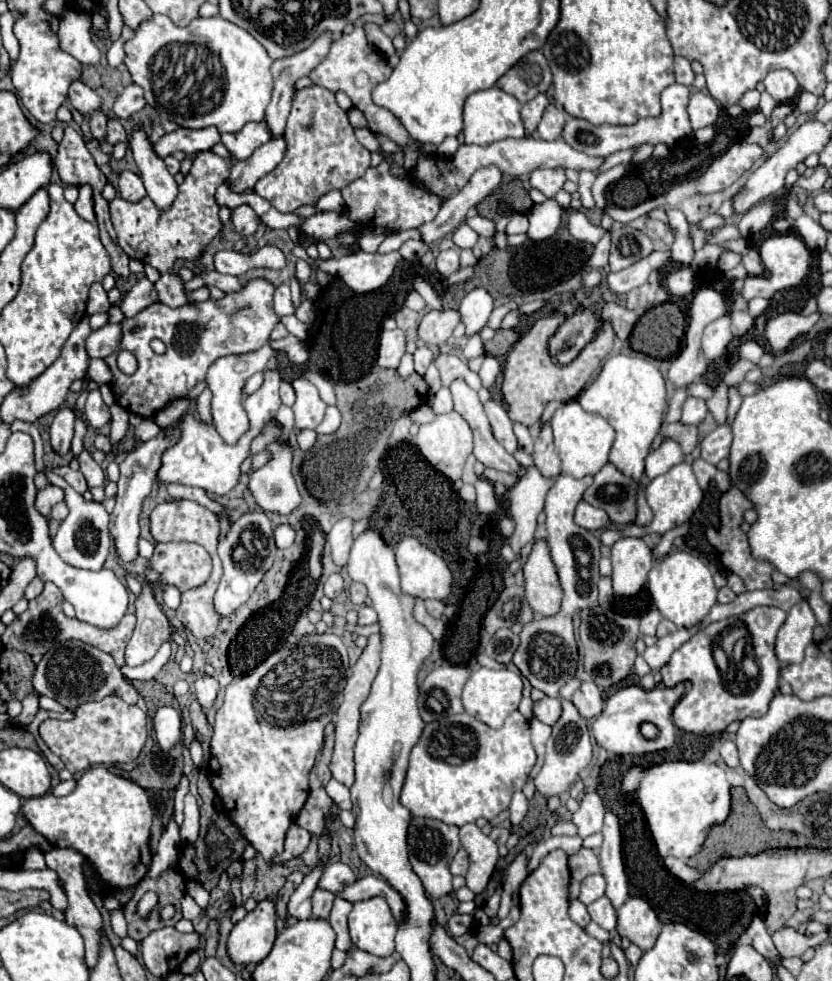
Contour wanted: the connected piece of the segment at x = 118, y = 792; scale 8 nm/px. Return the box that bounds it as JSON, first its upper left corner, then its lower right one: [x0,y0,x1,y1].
[22,765,154,889]

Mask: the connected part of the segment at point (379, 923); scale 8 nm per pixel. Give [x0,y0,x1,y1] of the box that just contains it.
[348,897,398,957]

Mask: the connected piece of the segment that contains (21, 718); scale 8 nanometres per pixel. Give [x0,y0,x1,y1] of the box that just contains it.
[16,695,38,725]

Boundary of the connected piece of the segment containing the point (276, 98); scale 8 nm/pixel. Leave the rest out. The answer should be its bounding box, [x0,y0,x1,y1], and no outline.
[266,35,334,135]

